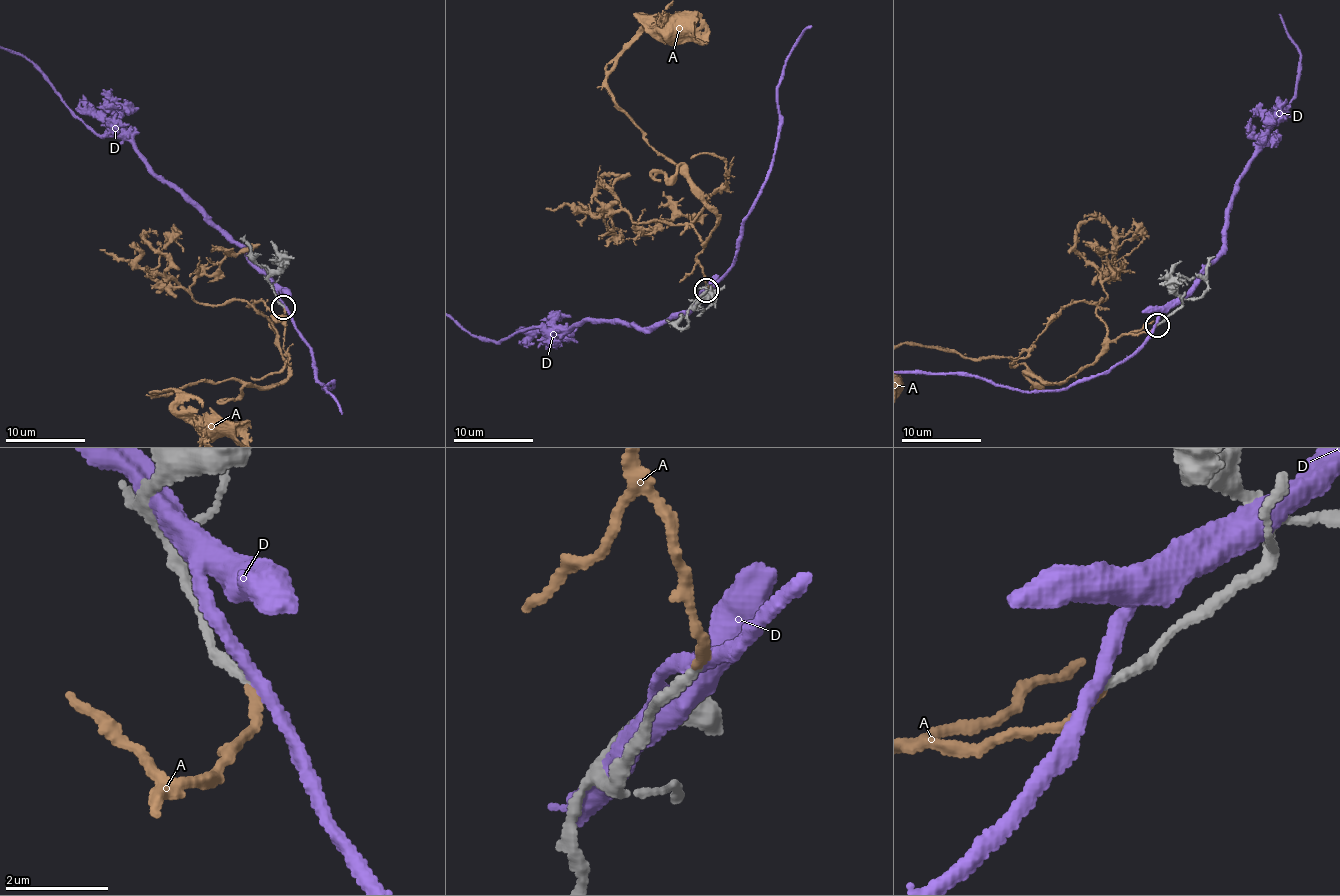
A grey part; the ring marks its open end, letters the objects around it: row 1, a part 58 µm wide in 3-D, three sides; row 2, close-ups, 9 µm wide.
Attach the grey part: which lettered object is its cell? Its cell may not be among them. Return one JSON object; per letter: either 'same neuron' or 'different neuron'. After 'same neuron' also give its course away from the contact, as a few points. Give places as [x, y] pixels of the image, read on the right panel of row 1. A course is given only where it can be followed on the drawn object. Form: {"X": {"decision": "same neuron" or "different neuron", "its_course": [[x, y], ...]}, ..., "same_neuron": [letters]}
{"A": {"decision": "same neuron", "its_course": [[1157, 324], [1121, 334], [1057, 384], [1010, 357], [906, 342]]}, "D": {"decision": "different neuron"}, "same_neuron": ["A"]}

